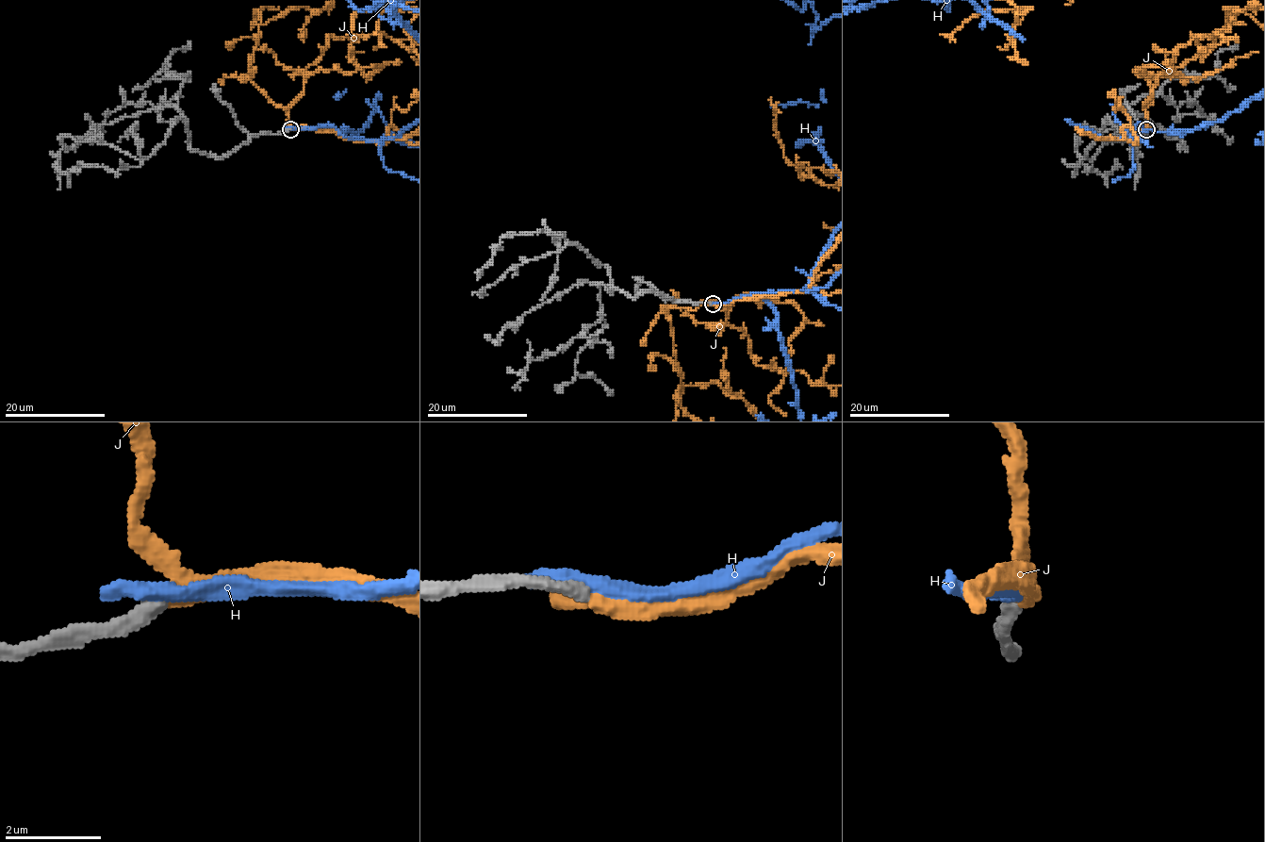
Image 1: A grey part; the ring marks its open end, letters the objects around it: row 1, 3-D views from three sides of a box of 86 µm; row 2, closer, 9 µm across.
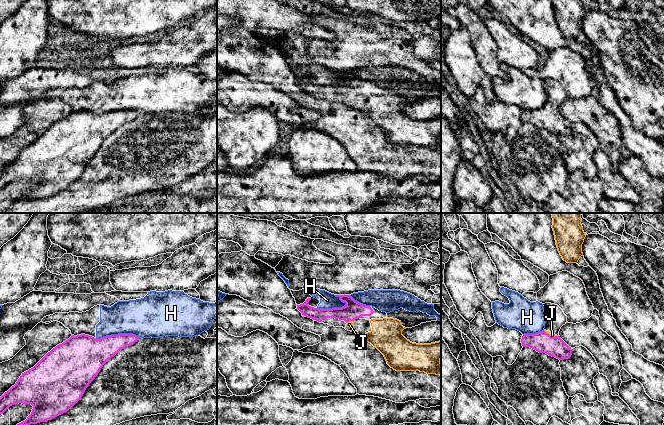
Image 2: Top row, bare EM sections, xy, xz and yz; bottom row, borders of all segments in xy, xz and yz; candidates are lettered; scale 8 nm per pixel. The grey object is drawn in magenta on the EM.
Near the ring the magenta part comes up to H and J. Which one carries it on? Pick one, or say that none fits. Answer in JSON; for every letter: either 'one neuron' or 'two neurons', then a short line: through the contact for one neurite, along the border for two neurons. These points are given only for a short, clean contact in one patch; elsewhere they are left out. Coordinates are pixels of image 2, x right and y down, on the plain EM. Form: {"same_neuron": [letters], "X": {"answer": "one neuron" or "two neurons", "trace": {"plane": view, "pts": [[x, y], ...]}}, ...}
{"same_neuron": ["J"], "H": {"answer": "two neurons", "trace": {"plane": "xz", "pts": [[346, 79], [341, 83], [317, 84]]}}, "J": {"answer": "one neuron", "trace": {"plane": "yz", "pts": [[542, 118], [549, 111], [552, 111]]}}}

